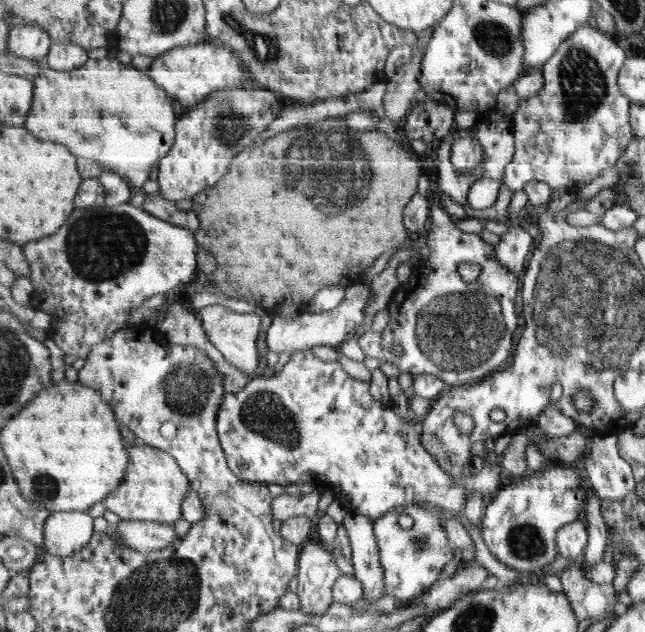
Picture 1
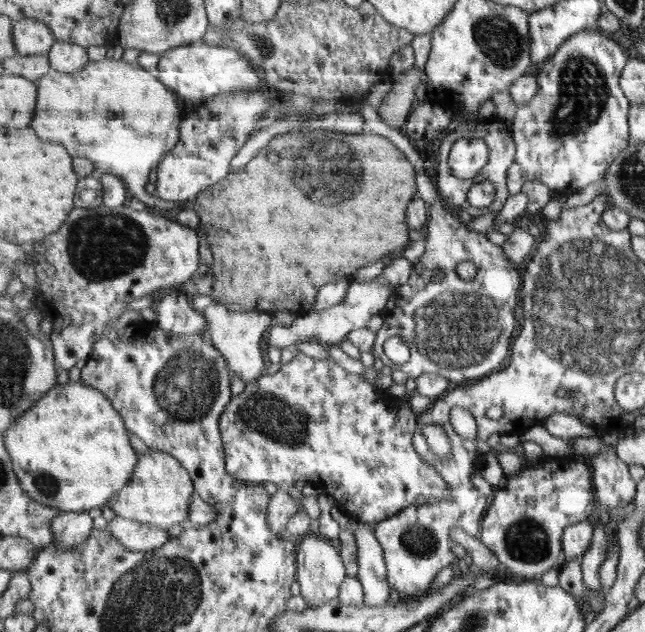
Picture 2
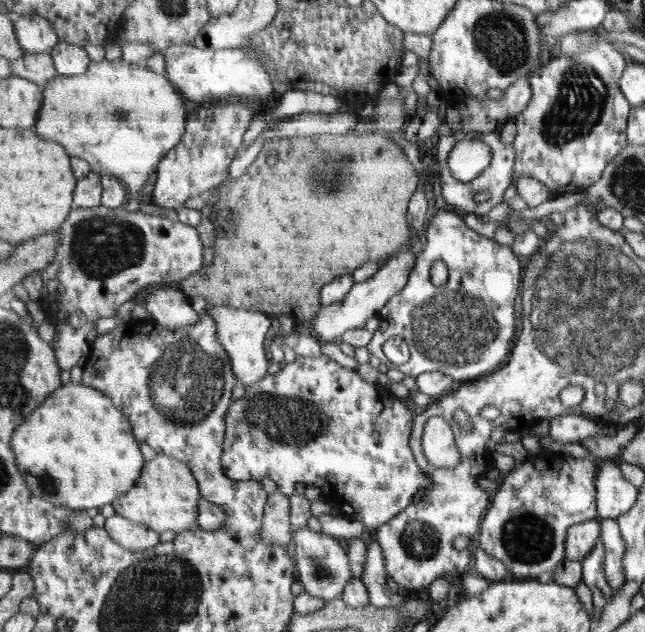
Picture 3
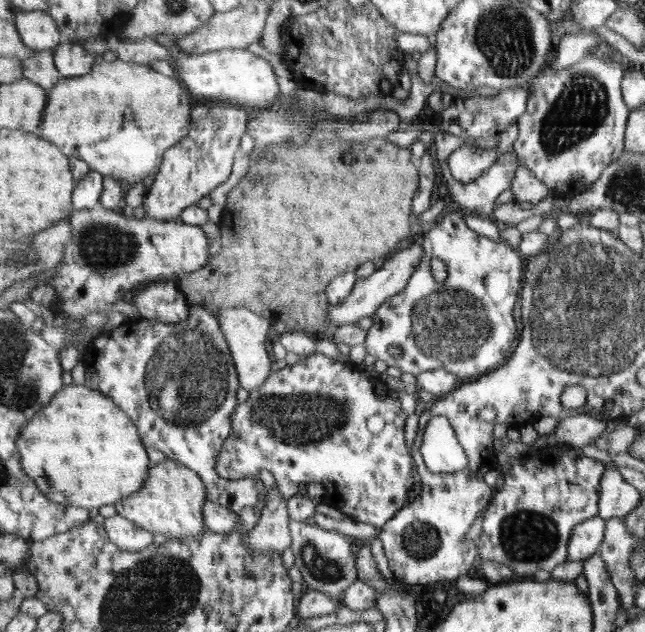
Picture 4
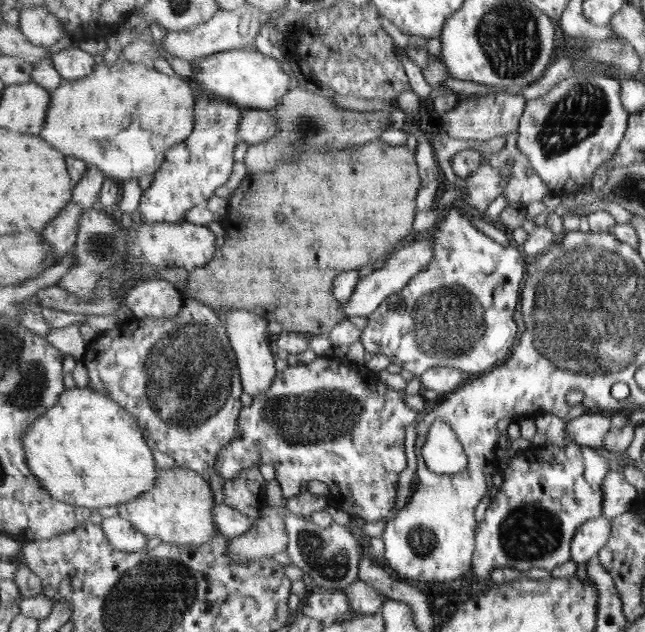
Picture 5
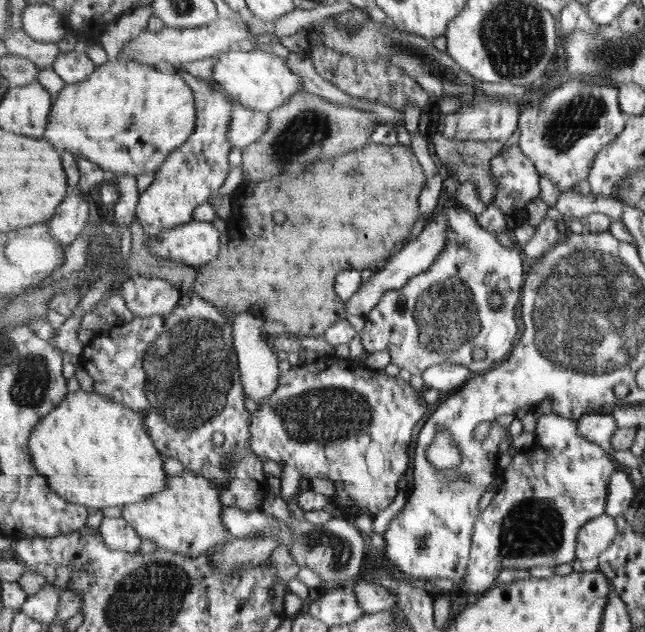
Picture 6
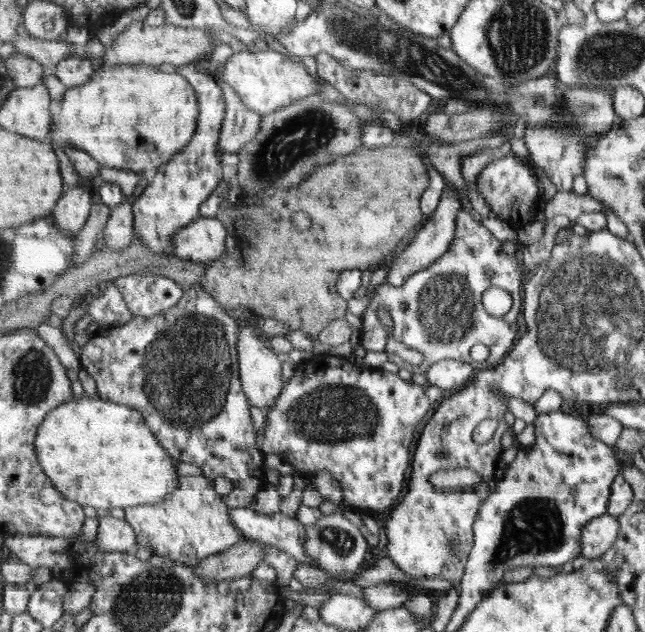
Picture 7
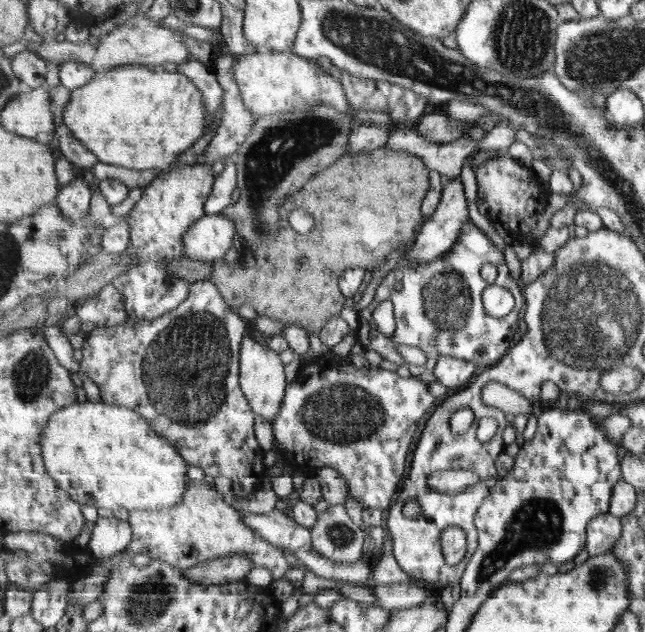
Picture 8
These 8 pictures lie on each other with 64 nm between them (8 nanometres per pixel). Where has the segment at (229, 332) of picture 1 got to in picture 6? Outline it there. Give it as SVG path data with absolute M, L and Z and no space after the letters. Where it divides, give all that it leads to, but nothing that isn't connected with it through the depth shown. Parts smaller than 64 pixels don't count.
M239 313L231 316L231 322L234 328L234 346L238 352L244 392L255 403L262 403L263 400L274 395L275 390L279 387L279 377L282 375L279 370L279 360L277 360L275 352L271 350L272 346L269 346L269 342L263 336L266 322L251 313Z

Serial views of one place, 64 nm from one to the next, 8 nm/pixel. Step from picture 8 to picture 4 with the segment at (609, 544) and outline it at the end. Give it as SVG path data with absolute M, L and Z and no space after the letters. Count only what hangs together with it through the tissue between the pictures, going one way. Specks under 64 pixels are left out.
M599 516L578 524L569 543L570 560L584 563L600 551L606 528L607 521Z

